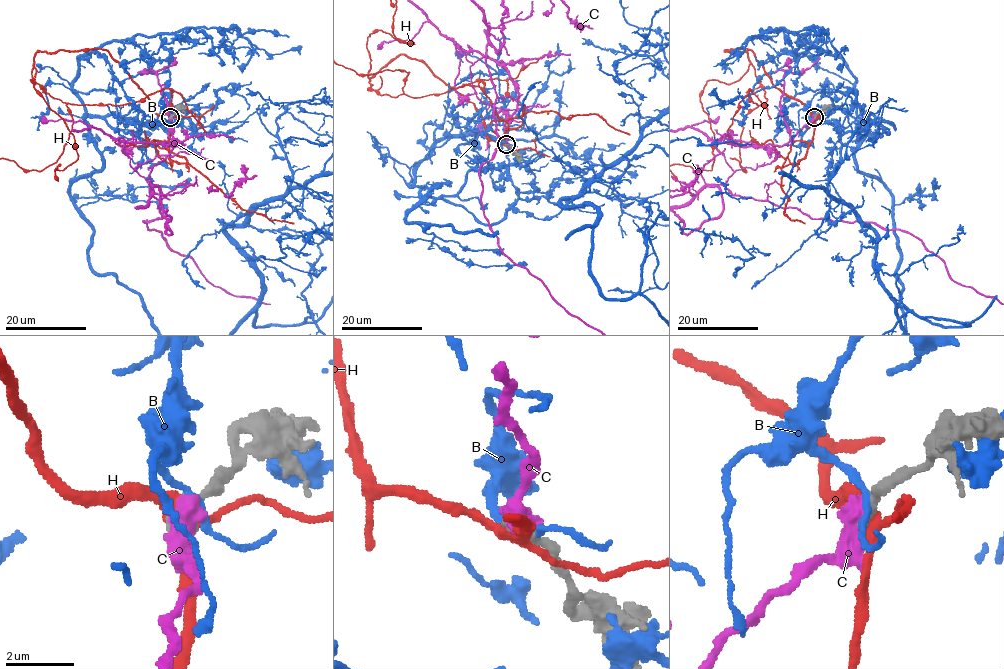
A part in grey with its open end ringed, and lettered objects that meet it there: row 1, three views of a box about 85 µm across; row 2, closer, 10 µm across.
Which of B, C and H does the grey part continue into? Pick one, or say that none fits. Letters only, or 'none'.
C

